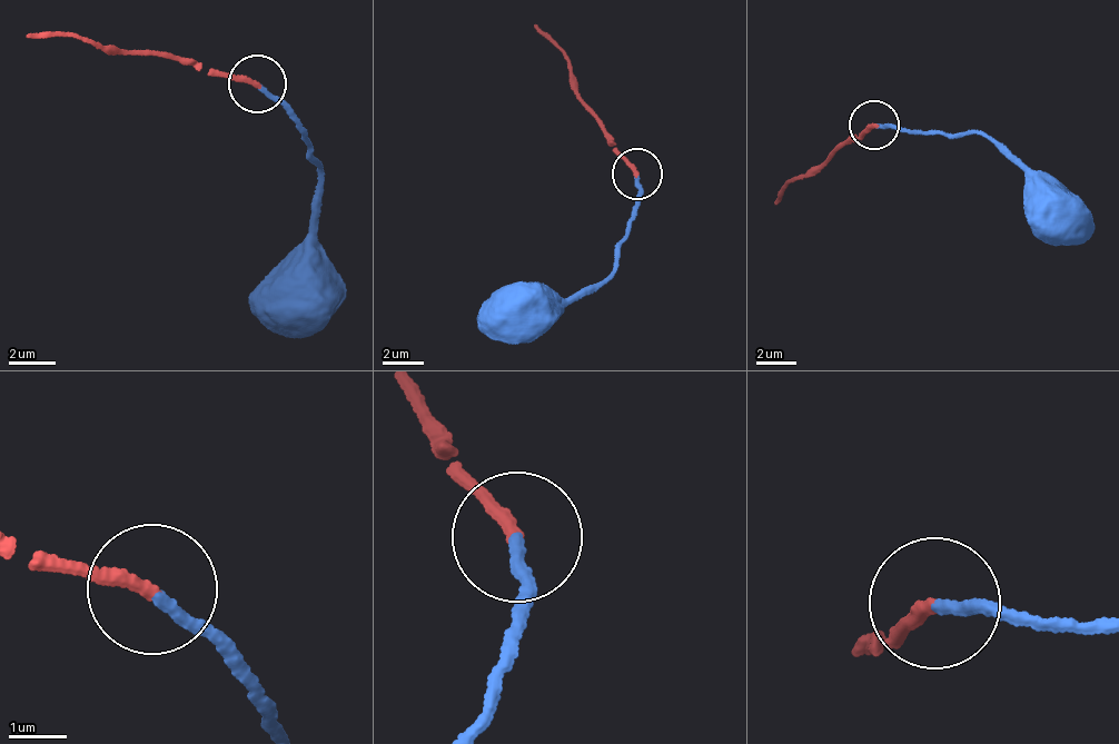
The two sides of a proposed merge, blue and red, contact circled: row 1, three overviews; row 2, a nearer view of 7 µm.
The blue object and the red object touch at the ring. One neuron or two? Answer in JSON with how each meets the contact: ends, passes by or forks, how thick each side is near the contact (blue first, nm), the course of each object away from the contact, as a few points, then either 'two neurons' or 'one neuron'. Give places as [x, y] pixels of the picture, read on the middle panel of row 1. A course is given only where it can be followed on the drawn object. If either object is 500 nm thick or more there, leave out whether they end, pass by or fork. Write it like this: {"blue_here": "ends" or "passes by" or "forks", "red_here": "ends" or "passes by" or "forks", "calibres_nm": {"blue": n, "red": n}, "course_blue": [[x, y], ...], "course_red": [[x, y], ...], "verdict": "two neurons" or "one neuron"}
{"blue_here": "ends", "red_here": "ends", "calibres_nm": {"blue": 190, "red": 240}, "course_blue": [[636, 172], [639, 199], [614, 273], [562, 298], [546, 288], [526, 299]], "course_red": [[636, 172], [585, 102], [565, 49], [536, 26]], "verdict": "one neuron"}

